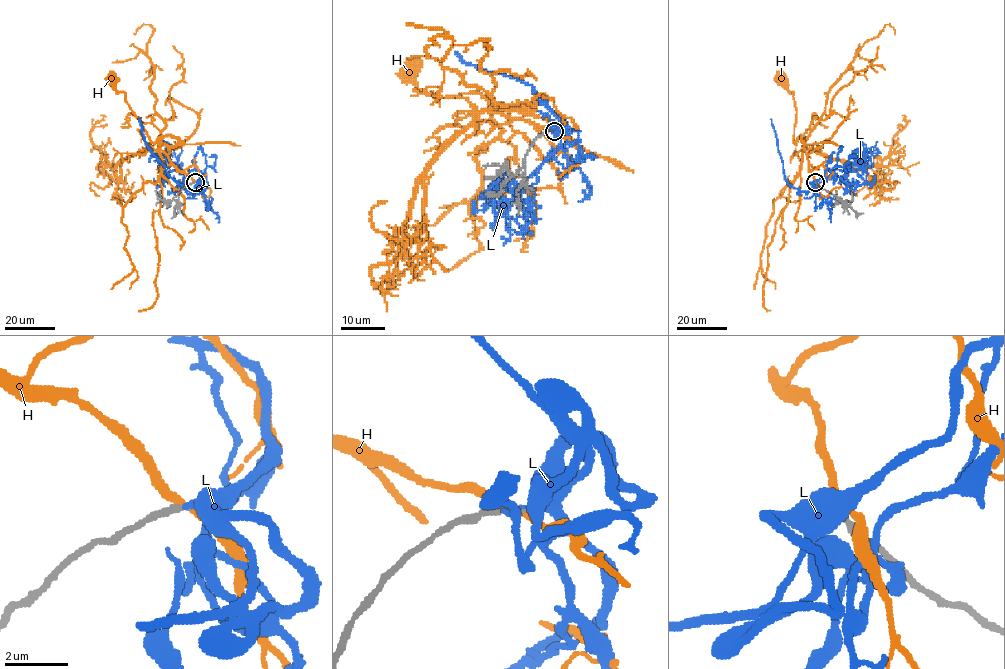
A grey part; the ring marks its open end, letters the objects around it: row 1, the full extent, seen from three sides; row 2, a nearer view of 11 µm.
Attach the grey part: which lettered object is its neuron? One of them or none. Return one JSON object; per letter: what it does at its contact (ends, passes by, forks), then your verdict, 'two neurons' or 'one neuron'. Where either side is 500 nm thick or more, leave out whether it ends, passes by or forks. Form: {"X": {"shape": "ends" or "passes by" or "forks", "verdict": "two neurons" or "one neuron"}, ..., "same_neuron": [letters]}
{"H": {"shape": "passes by", "verdict": "two neurons"}, "L": {"shape": "passes by", "verdict": "one neuron"}, "same_neuron": ["L"]}

